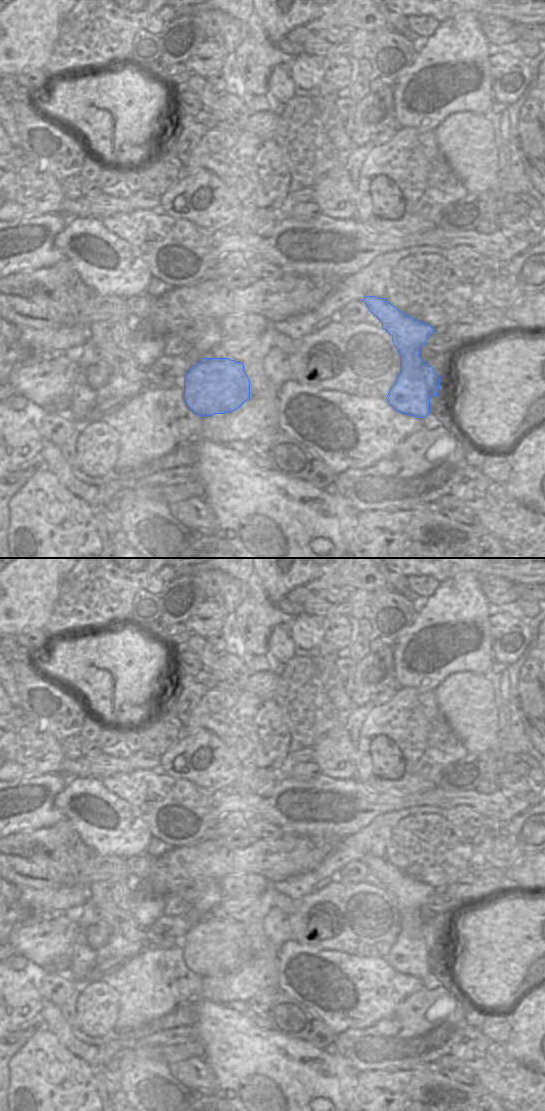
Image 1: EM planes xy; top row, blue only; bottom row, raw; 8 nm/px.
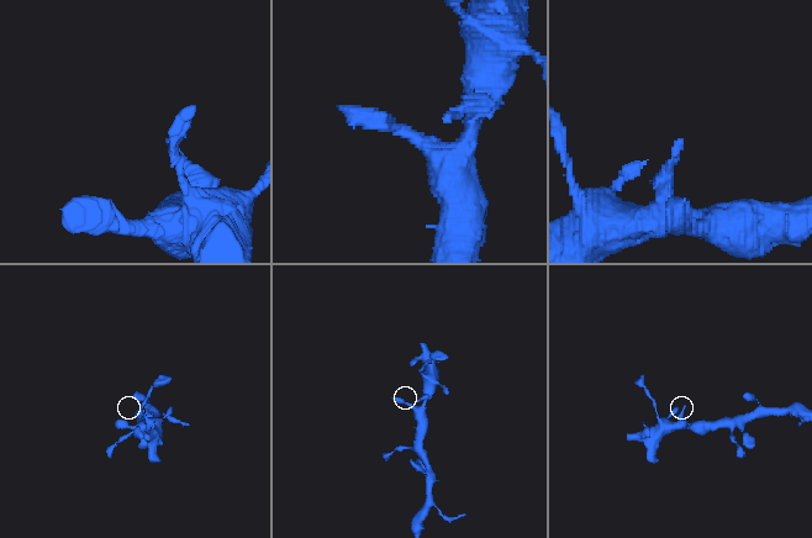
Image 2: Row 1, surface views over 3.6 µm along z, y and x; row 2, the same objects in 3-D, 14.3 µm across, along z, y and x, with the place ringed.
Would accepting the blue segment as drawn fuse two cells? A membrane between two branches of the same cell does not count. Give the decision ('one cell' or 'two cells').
two cells

